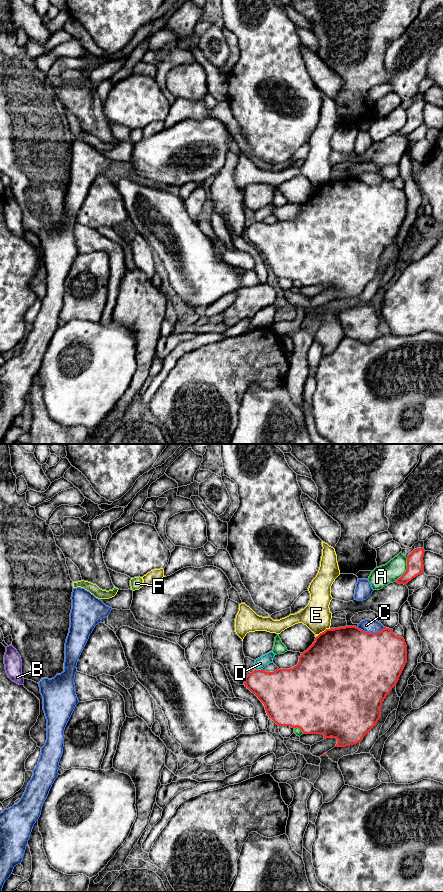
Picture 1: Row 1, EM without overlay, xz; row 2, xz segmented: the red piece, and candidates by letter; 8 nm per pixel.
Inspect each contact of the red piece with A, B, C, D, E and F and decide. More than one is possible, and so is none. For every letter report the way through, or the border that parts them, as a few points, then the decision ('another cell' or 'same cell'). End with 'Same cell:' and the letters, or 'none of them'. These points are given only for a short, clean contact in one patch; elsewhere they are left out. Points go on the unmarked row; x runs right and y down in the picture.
A: another cell
B: another cell
C: another cell
D: border along xz (255, 220), (262, 221); another cell
E: another cell
F: border along xz (318, 187), (316, 189); another cell
Same cell: none of them

